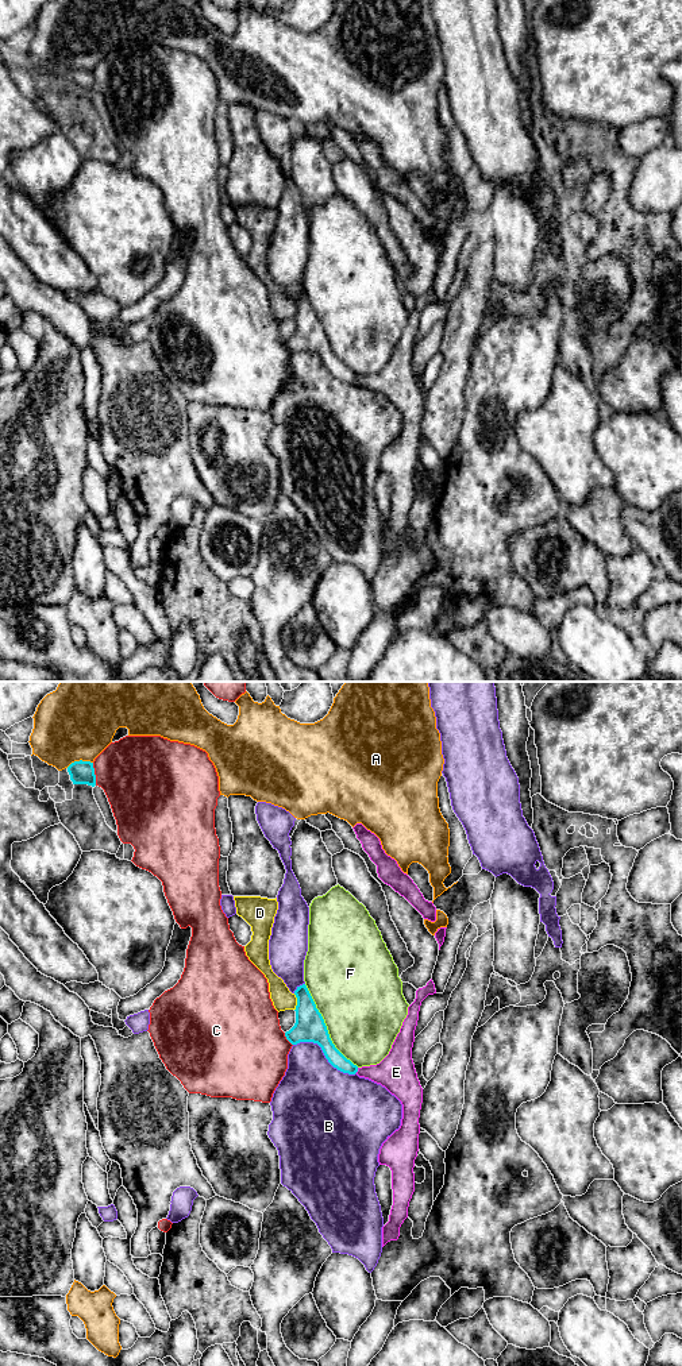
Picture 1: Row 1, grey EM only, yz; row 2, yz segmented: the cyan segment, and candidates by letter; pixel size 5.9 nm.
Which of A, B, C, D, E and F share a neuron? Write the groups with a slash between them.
A / B / C / D / E / F

